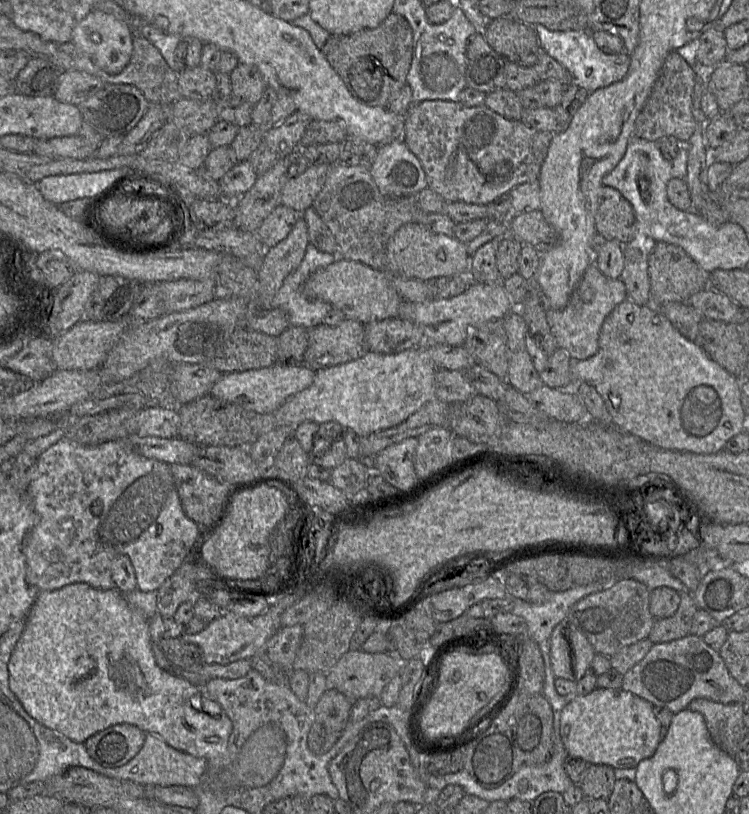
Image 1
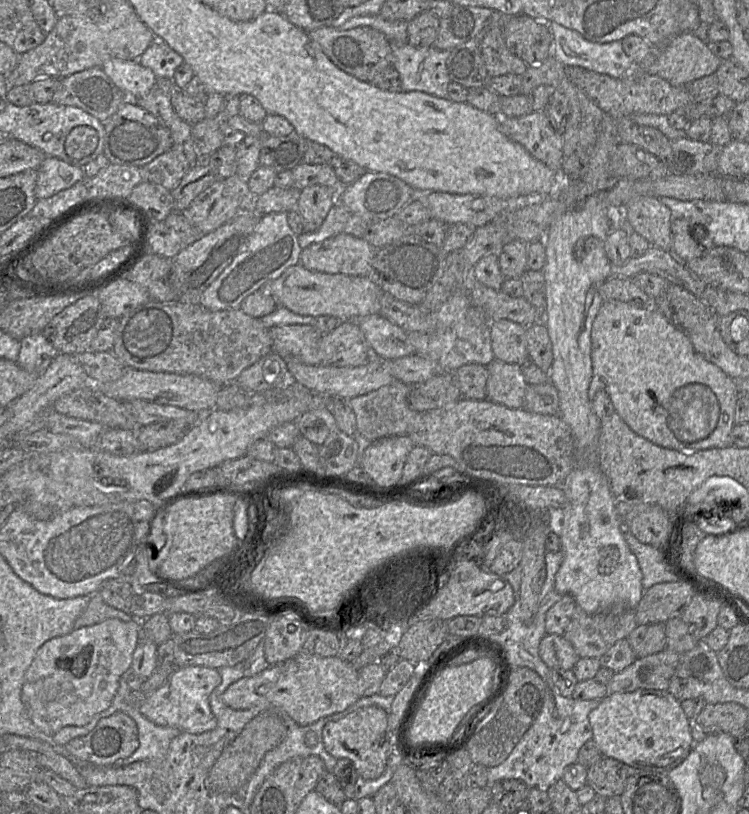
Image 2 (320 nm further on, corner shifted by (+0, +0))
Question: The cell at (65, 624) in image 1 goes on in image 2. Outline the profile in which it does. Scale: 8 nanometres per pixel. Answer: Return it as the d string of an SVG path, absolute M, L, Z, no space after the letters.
M204 666L176 668L163 686L139 705L139 712L156 725L177 728L181 732L201 734L214 730L217 720L210 708L210 696L221 683L217 669Z

